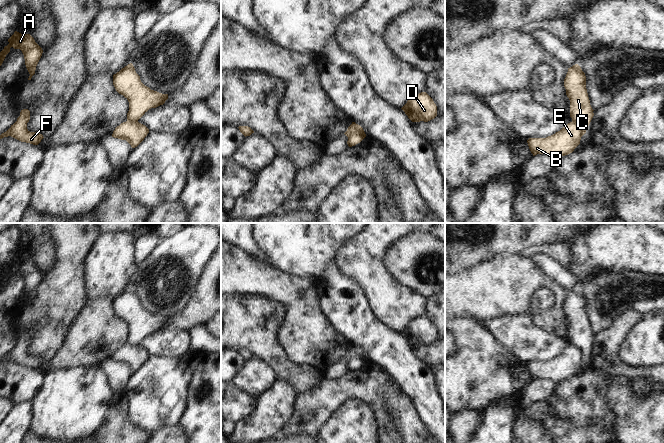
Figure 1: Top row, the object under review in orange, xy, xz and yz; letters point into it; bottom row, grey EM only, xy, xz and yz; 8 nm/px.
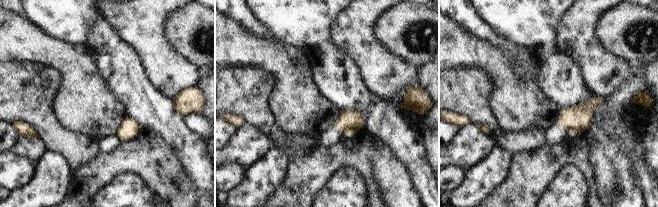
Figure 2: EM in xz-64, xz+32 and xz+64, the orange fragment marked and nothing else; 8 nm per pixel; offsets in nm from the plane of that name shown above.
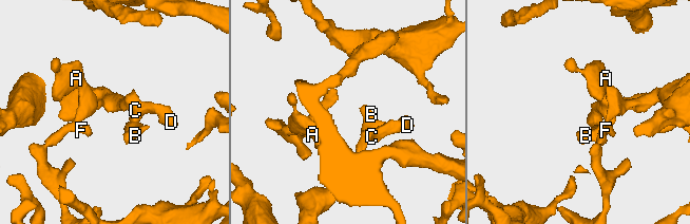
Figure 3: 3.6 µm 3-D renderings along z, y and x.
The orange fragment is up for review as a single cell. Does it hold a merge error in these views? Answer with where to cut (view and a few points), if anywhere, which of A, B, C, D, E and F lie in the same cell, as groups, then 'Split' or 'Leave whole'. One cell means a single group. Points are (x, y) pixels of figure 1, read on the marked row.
Split along xz (363, 131), (353, 129), (347, 136). Groups: A C D F / B E. Split

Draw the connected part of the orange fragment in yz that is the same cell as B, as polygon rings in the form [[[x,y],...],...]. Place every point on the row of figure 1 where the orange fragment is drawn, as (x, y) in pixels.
[[[570,122],[560,131],[546,138],[529,138],[529,149],[533,156],[537,154],[551,155],[560,158],[568,155],[580,144],[586,128],[575,122]]]

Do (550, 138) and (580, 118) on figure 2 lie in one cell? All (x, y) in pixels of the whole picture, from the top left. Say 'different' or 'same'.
same

